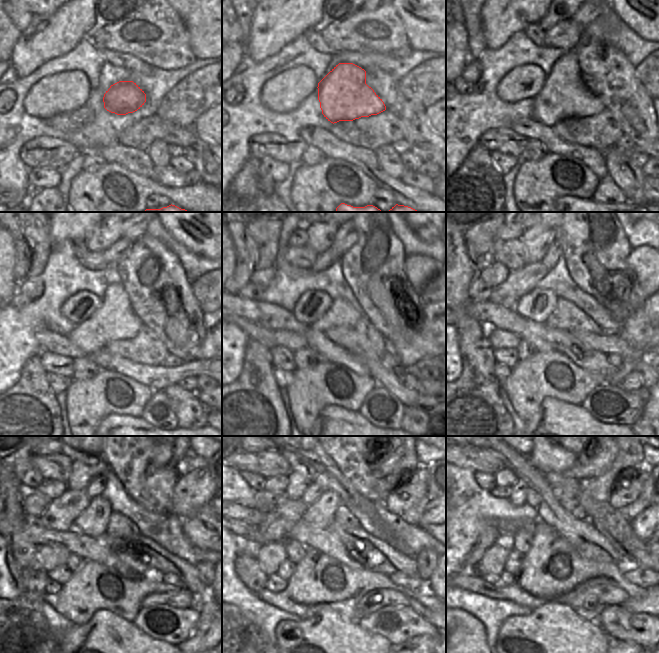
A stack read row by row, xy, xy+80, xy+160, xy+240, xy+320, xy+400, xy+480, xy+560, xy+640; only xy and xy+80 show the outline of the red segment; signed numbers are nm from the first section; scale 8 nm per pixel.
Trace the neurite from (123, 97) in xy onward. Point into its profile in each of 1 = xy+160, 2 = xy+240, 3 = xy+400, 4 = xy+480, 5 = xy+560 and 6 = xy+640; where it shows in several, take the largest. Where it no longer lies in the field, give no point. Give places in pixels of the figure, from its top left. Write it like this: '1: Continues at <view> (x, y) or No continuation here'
1: Continues at xy+160 (563, 95)
2: Continues at xy+240 (114, 319)
3: Continues at xy+400 (498, 338)
4: Continues at xy+480 (50, 557)
5: Continues at xy+560 (270, 556)
6: Continues at xy+640 (491, 565)

